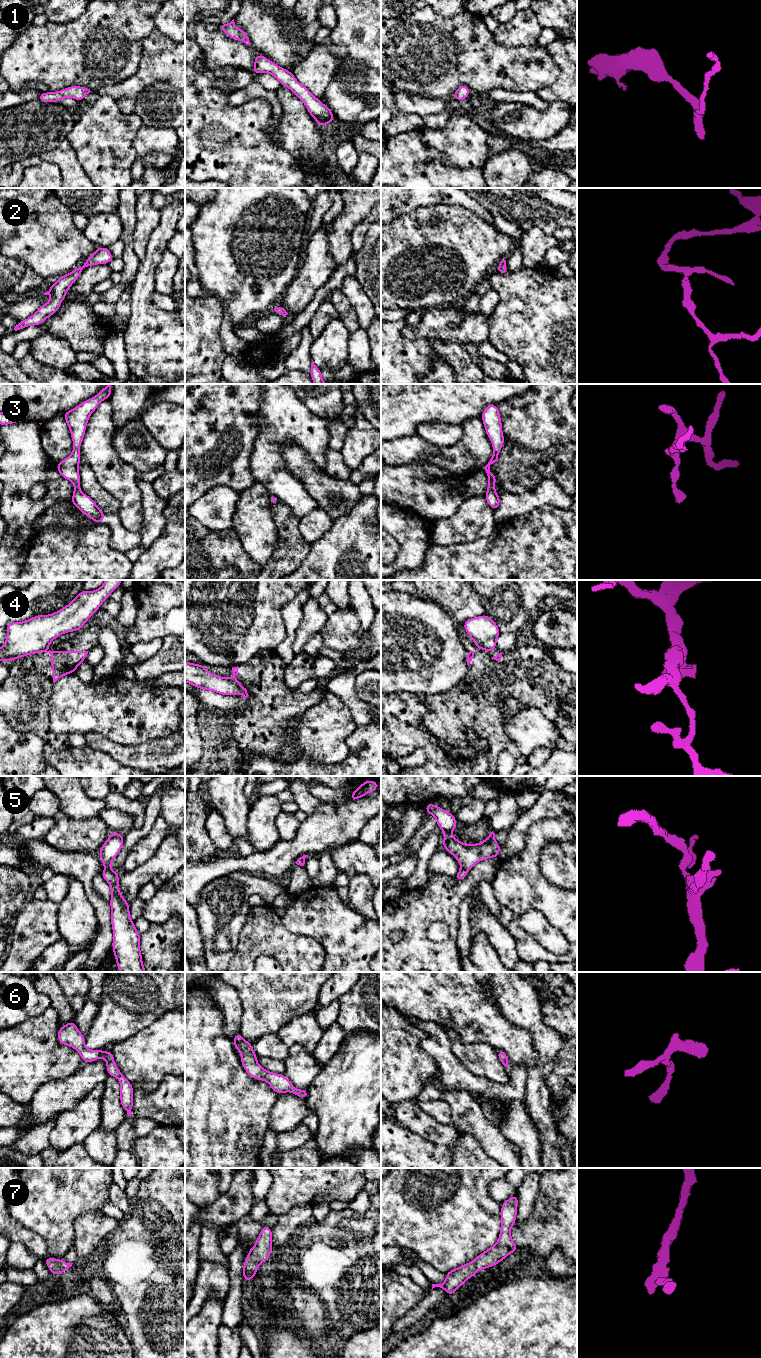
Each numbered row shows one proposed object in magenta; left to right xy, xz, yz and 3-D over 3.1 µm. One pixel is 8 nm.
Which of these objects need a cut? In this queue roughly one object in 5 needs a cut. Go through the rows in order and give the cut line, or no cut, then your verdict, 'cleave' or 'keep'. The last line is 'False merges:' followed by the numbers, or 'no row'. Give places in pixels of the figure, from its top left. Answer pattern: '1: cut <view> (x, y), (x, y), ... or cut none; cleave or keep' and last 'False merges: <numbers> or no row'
1: cut none; keep
2: cut none; keep
3: cut none; keep
4: cut xy (45, 649), (40, 651); cleave
5: cut none; keep
6: cut none; keep
7: cut none; keep
False merges: 4

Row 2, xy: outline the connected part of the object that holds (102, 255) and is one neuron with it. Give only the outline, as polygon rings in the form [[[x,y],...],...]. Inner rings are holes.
[[[97,247],[96,251],[87,260],[72,272],[57,278],[57,281],[44,295],[51,295],[51,300],[42,305],[32,316],[23,321],[18,321],[14,330],[20,330],[30,325],[41,325],[48,317],[55,314],[64,300],[69,288],[80,277],[84,268],[96,264],[108,264],[114,259],[108,248]]]

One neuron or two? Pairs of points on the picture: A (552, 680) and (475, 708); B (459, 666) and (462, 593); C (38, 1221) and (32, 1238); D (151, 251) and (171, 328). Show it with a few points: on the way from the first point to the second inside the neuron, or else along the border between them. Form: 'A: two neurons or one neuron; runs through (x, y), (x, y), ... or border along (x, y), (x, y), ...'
A: one neuron; runs through (533, 680), (507, 680), (494, 689)
B: two neurons; border along (436, 604), (453, 620)
C: two neurons; border along (14, 1219), (36, 1232), (44, 1240), (47, 1252)
D: one neuron; runs through (146, 271), (145, 305), (151, 311)

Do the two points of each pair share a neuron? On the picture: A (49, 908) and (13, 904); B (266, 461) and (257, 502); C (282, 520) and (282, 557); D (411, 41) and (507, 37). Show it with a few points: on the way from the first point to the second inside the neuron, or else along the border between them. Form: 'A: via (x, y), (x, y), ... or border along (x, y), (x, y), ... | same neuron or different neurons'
A: border along (30, 896), (23, 907), (14, 915) | different neurons
B: border along (256, 481), (269, 494) | different neurons
C: via (284, 529), (284, 548) | same neuron
D: border along (491, 33), (496, 41), (516, 47) | different neurons

